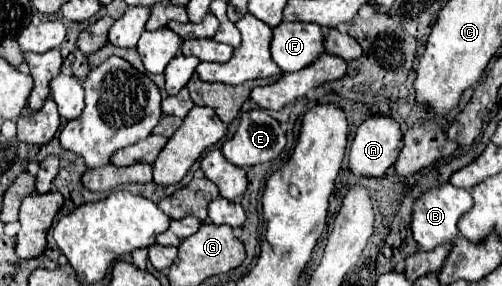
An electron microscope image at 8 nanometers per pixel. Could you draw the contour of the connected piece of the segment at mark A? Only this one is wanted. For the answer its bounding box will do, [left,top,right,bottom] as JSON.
[349,117,401,179]

